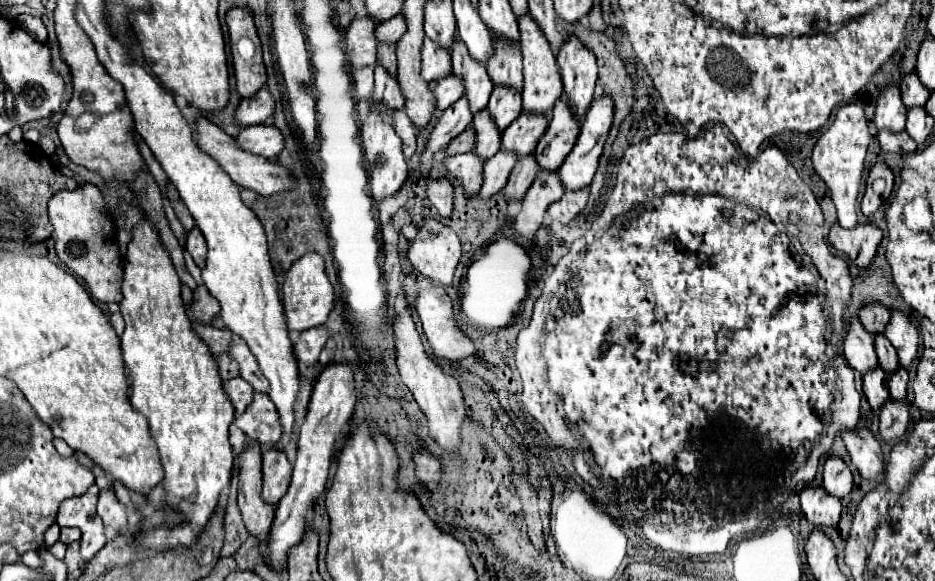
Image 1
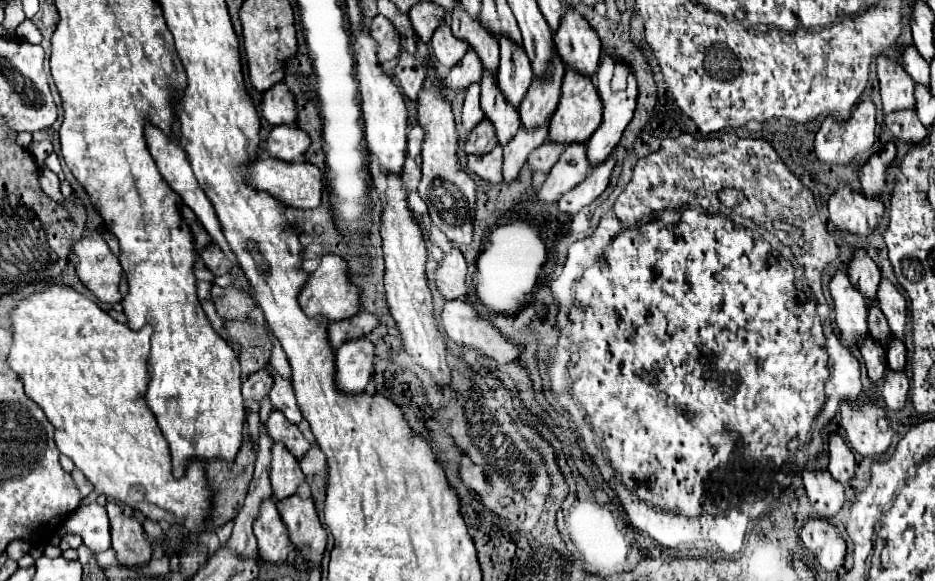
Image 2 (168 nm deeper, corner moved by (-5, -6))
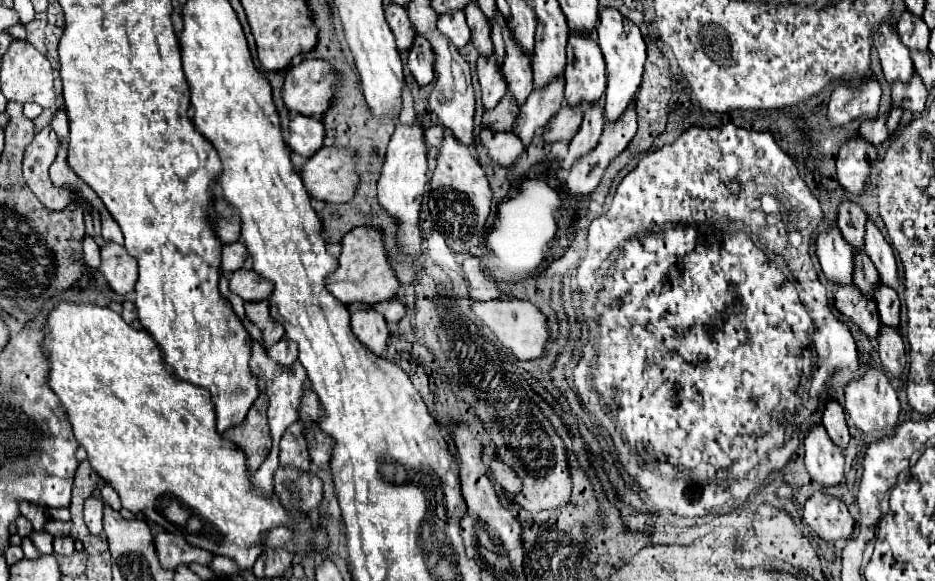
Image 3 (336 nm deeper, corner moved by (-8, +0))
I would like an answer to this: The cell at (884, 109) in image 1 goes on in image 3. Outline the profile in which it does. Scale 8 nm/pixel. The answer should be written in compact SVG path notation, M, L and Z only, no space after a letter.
M883 23L875 33L875 49L881 59L883 75L889 83L901 79L909 81L913 75L913 61L909 57L909 49L901 43L899 33L895 27Z

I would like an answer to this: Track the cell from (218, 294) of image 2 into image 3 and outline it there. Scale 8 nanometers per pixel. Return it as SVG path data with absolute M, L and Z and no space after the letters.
M237 269L231 275L229 289L243 301L261 301L273 293L273 283L253 269Z

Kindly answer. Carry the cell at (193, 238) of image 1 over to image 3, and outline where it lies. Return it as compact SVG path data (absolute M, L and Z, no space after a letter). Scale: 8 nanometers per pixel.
M237 241L237 243L229 243L229 245L223 245L223 259L221 259L221 269L225 273L233 273L237 269L243 267L245 259L249 257L247 253L247 247Z

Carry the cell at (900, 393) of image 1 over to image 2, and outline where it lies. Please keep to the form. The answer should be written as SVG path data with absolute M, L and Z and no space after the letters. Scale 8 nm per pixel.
M898 339L890 341L888 367L892 367L894 371L906 371L906 347Z

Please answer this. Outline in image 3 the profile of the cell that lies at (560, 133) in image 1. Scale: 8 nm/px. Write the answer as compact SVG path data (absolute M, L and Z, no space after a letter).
M571 33L569 35L569 45L567 45L567 69L565 69L565 99L569 105L577 103L593 103L603 97L605 93L605 61L601 57L601 49L597 41L589 33Z

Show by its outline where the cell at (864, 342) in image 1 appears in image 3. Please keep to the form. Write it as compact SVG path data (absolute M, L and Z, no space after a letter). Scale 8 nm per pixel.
M837 225L819 233L815 253L825 277L835 285L851 285L853 281L853 247L843 239Z

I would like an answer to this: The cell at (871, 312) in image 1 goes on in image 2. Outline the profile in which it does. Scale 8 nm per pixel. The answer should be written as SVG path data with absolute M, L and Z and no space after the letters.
M858 251L850 263L848 271L850 283L862 293L866 303L878 301L878 285L880 285L880 271L876 263L866 255L866 251Z

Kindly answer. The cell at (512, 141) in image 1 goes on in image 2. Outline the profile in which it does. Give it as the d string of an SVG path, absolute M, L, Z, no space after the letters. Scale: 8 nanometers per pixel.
M554 57L554 83L546 83L546 87L538 87L538 83L532 83L530 91L526 93L526 99L522 101L522 107L518 107L522 129L538 129L554 115L560 101L562 77L562 63L558 63L558 57Z

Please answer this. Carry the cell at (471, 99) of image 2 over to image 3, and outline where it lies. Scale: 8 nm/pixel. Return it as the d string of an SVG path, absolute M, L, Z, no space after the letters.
M481 55L477 61L477 75L479 75L479 83L481 83L481 93L483 93L483 97L481 97L483 107L493 109L507 93L507 81L497 65L497 57Z

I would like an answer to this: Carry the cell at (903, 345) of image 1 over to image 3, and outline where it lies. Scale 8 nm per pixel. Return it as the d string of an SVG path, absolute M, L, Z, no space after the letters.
M867 219L865 223L865 253L871 255L871 261L877 265L877 271L881 273L883 283L893 289L899 289L897 263L895 263L893 249L871 219Z

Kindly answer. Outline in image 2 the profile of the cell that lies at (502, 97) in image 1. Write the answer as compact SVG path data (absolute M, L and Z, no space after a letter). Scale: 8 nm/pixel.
M500 39L498 89L502 91L502 95L504 95L504 99L508 101L508 105L512 105L514 109L518 109L518 107L520 107L520 103L522 103L522 99L524 99L524 95L526 95L526 91L528 91L528 87L532 85L532 77L534 77L534 75L530 75L530 61L526 59L524 49L522 49L522 51L518 51L518 47L510 45L508 41L510 41L510 39Z

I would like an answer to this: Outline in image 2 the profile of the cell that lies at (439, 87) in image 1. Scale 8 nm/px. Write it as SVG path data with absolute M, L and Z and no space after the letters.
M468 51L458 63L458 67L450 69L448 77L444 79L444 85L448 91L466 91L472 83L478 83L482 77L482 63L478 63L478 57L474 51Z

